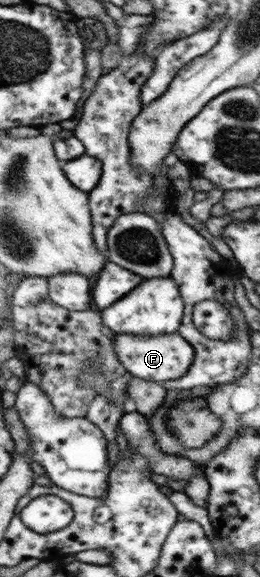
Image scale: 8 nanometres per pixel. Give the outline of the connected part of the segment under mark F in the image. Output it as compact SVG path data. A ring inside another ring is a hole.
M178 332L174 334L160 334L158 336L138 336L136 334L115 334L113 345L120 362L134 378L144 381L162 383L176 380L184 376L194 358L194 348L180 336Z

